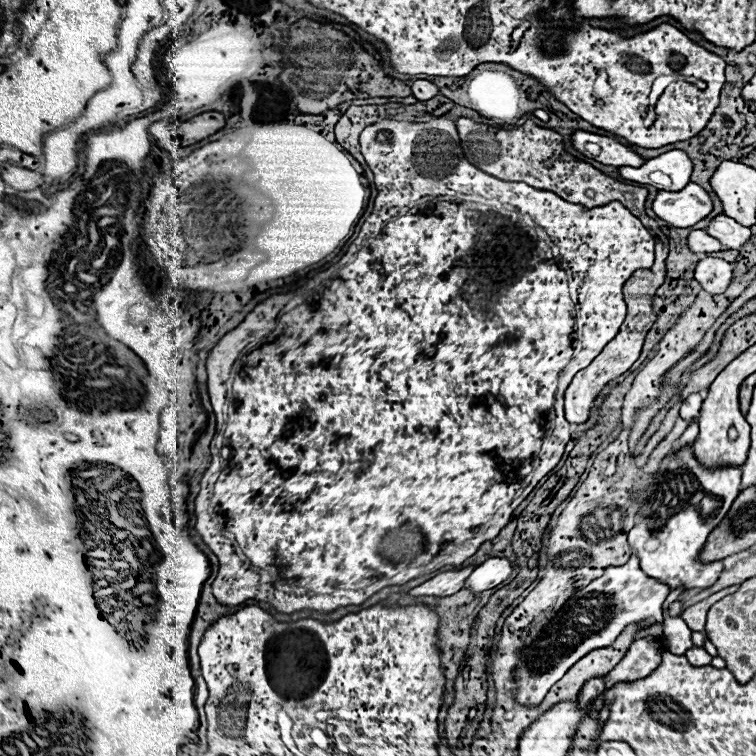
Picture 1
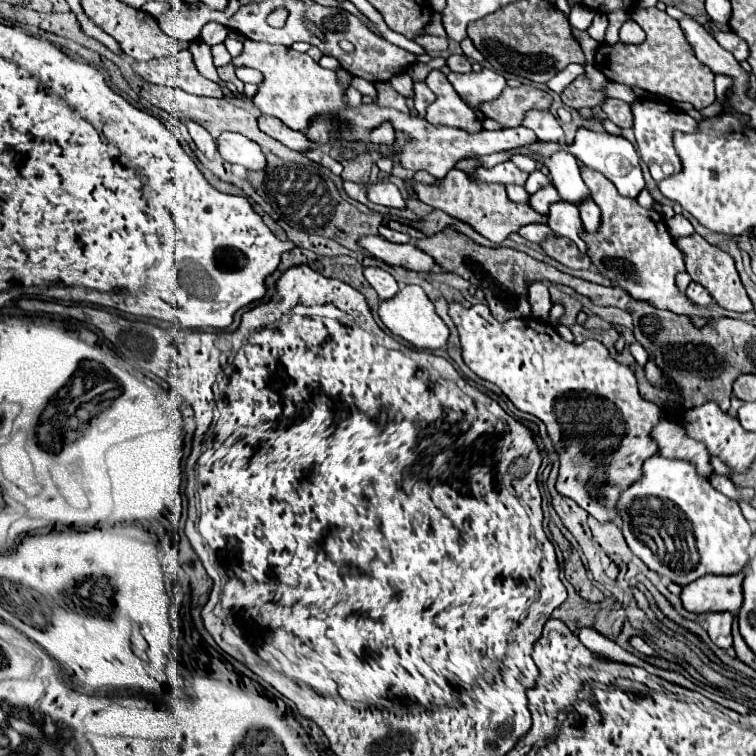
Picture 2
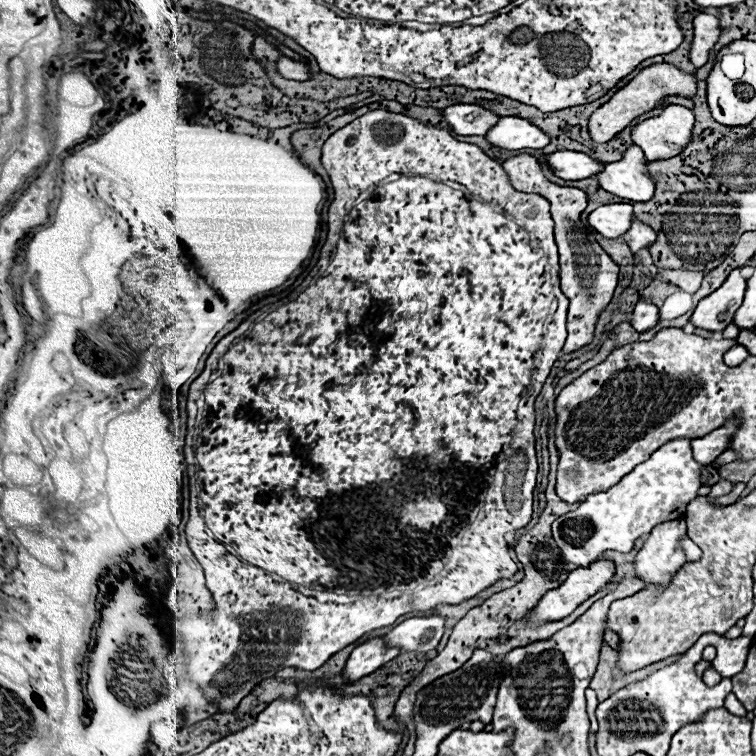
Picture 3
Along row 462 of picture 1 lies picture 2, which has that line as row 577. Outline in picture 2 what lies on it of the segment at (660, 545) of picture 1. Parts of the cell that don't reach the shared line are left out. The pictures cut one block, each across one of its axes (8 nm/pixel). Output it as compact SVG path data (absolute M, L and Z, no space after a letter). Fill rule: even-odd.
M650 456L642 464L638 482L620 494L616 510L622 518L622 534L632 554L652 572L670 578L674 584L686 586L706 574L732 576L748 564L746 548L752 538L748 522L738 504L720 494L708 478L700 476L692 462ZM684 518L692 524L690 536L686 536L688 522Z

